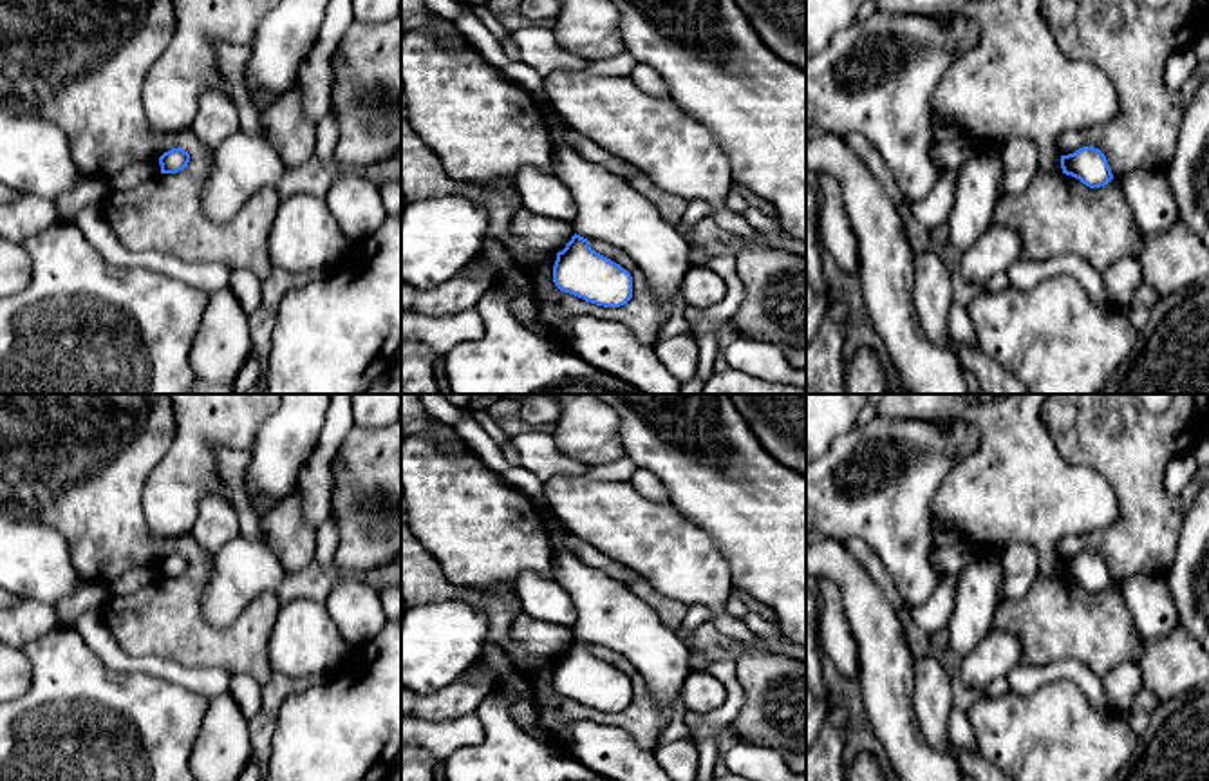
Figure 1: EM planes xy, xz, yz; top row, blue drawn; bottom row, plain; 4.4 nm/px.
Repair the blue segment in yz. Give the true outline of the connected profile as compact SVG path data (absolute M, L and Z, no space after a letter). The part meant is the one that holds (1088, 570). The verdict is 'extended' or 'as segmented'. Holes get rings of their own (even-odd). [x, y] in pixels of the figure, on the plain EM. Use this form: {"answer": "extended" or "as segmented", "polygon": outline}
{"answer": "as segmented", "polygon": "M1082 551L1073 559L1061 560L1063 579L1079 584L1090 593L1106 591L1111 584L1111 573L1106 560L1093 551Z"}

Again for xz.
{"answer": "extended", "polygon": "M546 512L542 526L553 551L551 579L567 591L578 611L578 620L573 627L575 640L566 653L557 658L553 671L555 691L564 698L596 710L625 710L633 703L633 682L620 669L596 658L589 651L591 645L604 645L620 653L643 674L652 703L658 707L672 707L690 673L690 647L678 636L676 629L667 627L658 613L636 597L629 586L586 564L569 551L555 533L555 524Z"}

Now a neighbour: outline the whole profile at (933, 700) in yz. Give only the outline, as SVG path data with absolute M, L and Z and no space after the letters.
M934 653L916 658L913 710L920 734L934 750L954 759L956 750L947 730L952 707L952 685L942 658Z

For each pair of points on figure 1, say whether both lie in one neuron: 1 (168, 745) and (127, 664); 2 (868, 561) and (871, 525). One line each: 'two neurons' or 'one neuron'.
1: two neurons
2: two neurons

